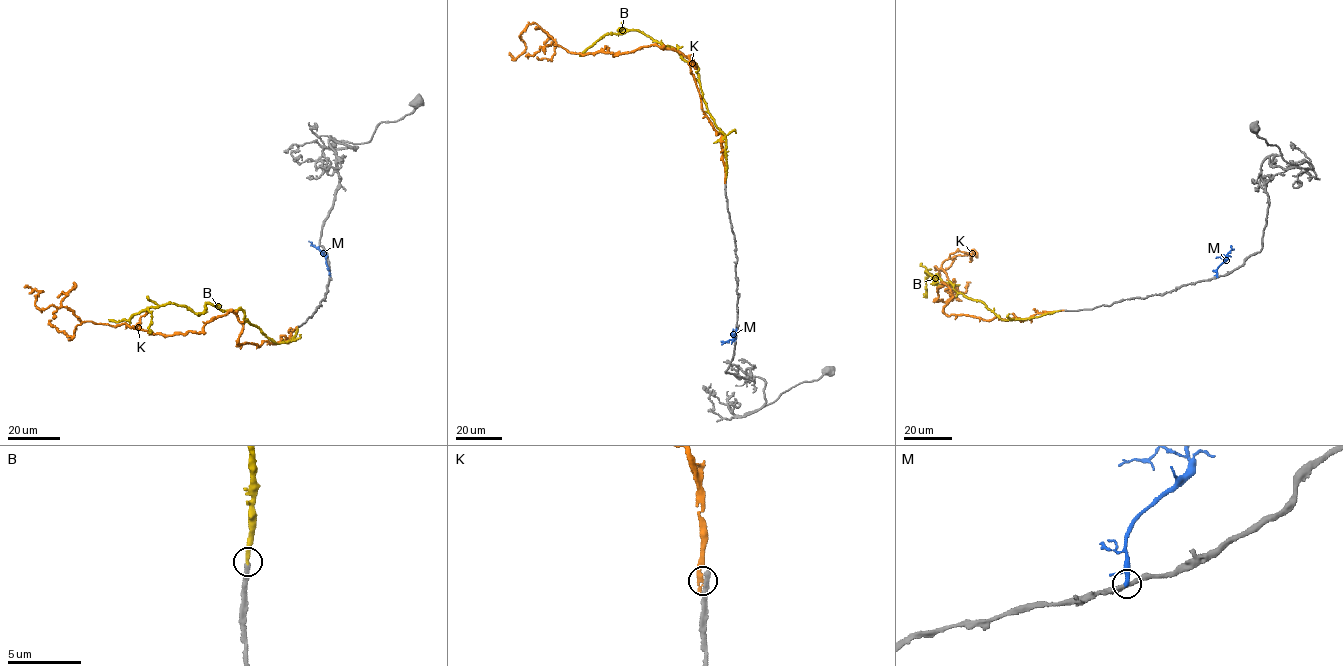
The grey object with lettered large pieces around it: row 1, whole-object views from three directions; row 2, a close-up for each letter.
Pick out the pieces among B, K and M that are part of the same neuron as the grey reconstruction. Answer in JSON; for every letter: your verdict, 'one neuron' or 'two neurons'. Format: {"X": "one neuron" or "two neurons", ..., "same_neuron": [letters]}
{"B": "one neuron", "K": "two neurons", "M": "two neurons", "same_neuron": ["B"]}

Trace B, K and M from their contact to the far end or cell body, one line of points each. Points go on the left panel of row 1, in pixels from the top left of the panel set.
B: (297, 327), (292, 340), (276, 343), (241, 310), (207, 304), (202, 312), (173, 303), (108, 319)
K: (296, 327), (238, 345), (228, 311), (201, 332), (150, 334), (40, 310), (42, 290), (24, 287)
M: (330, 275), (324, 254), (308, 241)

